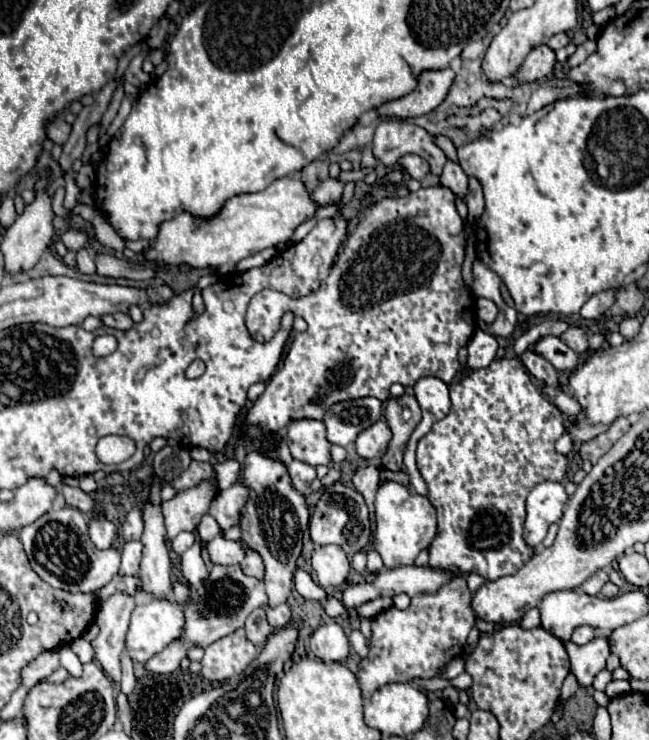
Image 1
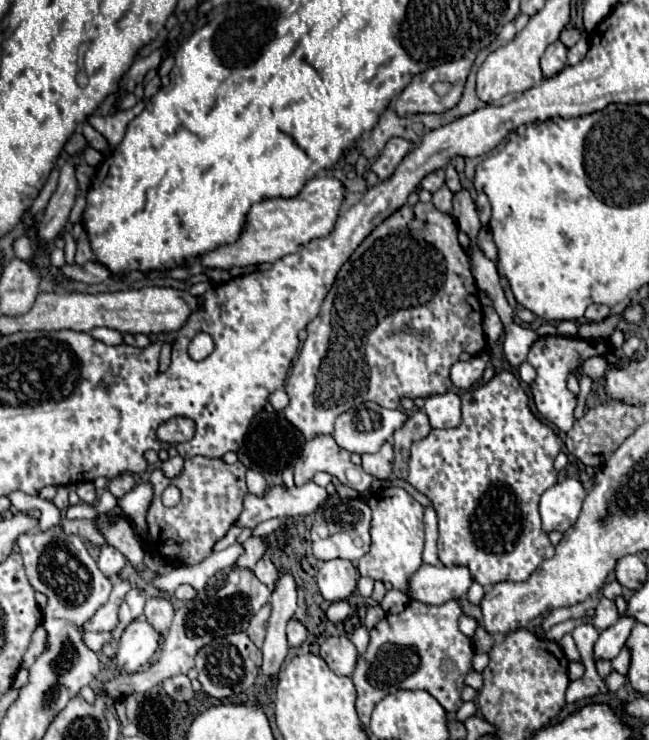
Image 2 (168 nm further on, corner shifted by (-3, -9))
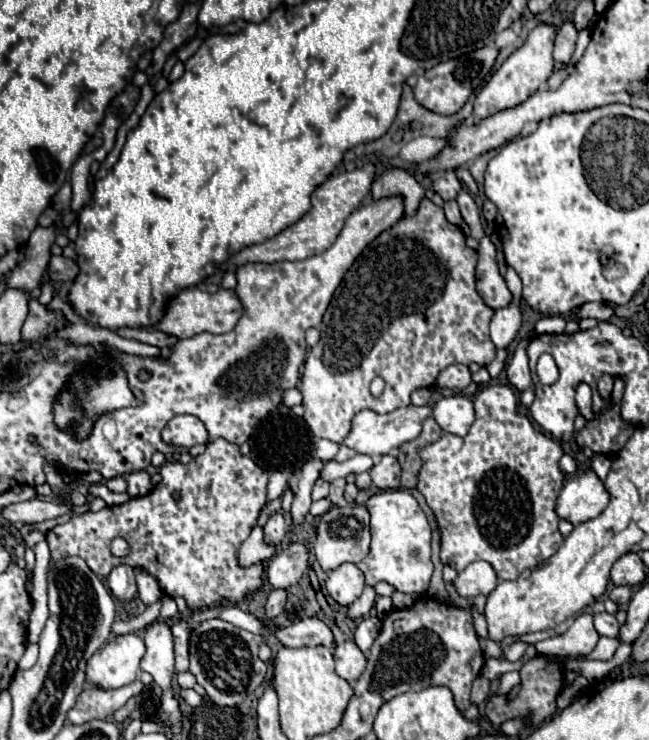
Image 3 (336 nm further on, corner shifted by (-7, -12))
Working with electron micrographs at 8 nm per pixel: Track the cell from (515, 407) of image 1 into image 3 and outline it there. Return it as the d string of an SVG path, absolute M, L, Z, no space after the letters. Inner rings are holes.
M494 384L480 390L474 398L474 408L476 420L464 438L444 434L438 442L420 450L424 466L418 476L418 490L424 494L426 504L436 516L442 534L440 558L444 564L462 572L468 564L486 560L496 568L500 580L516 580L526 568L536 568L546 562L564 542L554 508L566 480L558 466L564 452L554 438L536 430L526 416L518 414L518 398L510 386Z

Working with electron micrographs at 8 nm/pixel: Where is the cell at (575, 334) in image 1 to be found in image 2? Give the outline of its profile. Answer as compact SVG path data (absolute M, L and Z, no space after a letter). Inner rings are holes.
M590 357L582 363L582 369L592 381L598 381L604 377L604 369L608 369L608 363L604 357Z

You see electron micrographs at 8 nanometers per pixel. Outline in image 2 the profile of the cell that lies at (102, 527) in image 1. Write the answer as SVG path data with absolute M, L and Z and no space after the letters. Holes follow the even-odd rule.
M104 545L104 547L100 549L100 555L98 555L98 567L102 569L104 575L108 575L108 577L118 575L118 573L122 571L124 563L126 563L126 557L124 557L118 549L112 549L110 545Z

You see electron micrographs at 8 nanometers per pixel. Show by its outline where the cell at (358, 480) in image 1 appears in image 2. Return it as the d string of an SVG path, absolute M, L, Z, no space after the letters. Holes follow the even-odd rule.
M318 435L304 443L302 453L294 463L296 485L304 485L304 481L310 481L318 471L328 471L330 475L336 475L340 483L348 485L362 497L370 495L370 485L374 477L364 473L360 465L354 465L350 461L350 453L340 449L330 435Z

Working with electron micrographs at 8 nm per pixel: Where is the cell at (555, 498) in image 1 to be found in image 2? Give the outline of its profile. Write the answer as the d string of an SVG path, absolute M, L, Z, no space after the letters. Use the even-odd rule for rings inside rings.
M564 479L562 483L556 483L554 487L546 489L540 497L542 531L564 533L566 529L570 529L580 515L584 495L586 491L576 479Z

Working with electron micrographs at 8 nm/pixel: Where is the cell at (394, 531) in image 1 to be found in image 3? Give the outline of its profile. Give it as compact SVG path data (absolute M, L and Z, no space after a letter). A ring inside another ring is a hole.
M386 490L386 492L378 492L378 494L370 496L366 502L366 510L370 512L372 544L370 544L368 556L358 564L358 568L366 576L366 584L374 586L376 582L386 580L400 592L426 594L426 588L428 588L430 576L432 576L432 560L430 560L430 536L432 534L430 534L428 520L424 516L422 508L418 506L416 498L408 490Z

